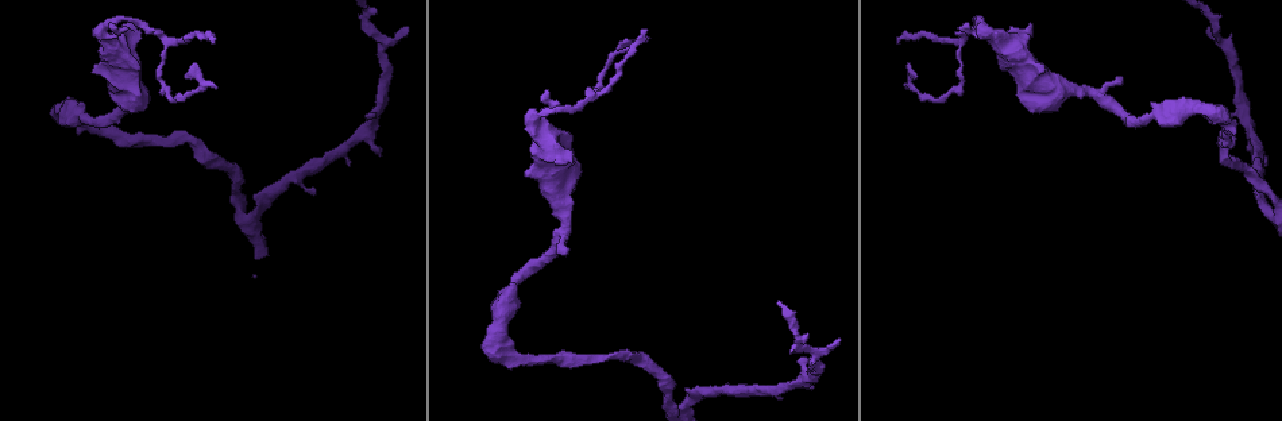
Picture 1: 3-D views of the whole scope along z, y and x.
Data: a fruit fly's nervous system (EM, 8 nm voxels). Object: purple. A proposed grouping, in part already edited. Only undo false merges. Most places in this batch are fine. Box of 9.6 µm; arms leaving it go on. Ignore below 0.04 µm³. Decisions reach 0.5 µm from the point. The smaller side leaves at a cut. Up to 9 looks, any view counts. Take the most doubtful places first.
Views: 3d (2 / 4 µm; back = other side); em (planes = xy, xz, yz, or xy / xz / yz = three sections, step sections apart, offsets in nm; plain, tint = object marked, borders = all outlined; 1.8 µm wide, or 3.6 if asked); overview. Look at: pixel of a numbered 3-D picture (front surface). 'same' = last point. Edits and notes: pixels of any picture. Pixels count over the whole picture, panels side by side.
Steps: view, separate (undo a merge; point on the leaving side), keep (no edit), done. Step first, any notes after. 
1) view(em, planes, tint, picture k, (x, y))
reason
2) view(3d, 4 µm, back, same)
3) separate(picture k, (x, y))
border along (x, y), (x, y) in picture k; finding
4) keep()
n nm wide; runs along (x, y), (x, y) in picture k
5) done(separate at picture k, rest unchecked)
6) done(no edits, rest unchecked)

view(3d, 4 µm, back, picture 1, (109, 43))
branch point

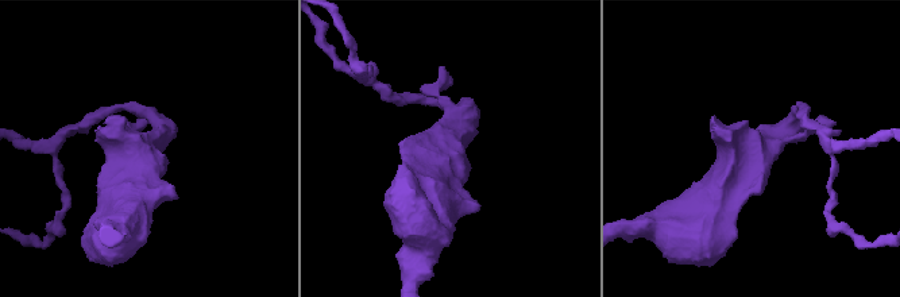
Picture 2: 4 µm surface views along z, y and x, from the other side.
view(em, 3.6 µm, planes, plain, picture 2, (148, 147))

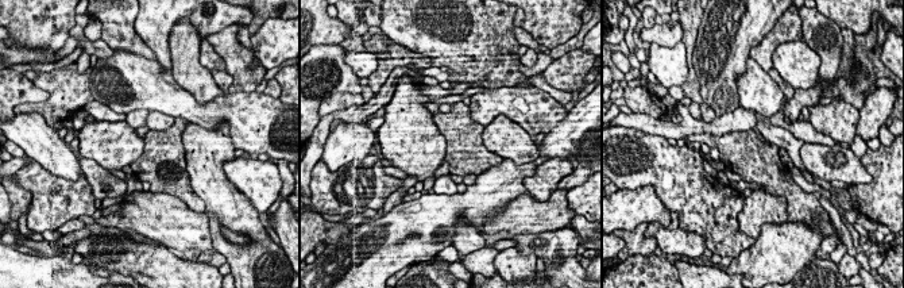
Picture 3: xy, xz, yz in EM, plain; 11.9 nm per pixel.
view(em, 3.6 µm, planes, tint, same)

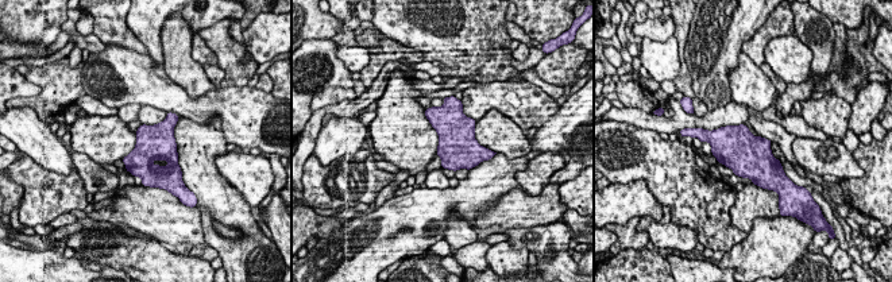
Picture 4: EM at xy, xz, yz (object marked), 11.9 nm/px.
keep()
one cell here

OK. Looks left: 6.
view(em, 3.6 µm, planes, tint, picture 1, (623, 351))
abrupt turn

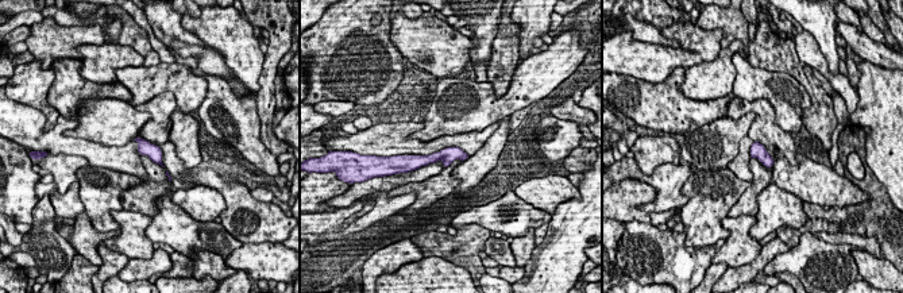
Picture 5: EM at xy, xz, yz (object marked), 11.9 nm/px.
keep()
runs along (463, 155), (413, 158) in picture 5; one cell here

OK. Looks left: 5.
view(em, 3.6 µm, yz, step 8, tint, picture 1, (1204, 109))

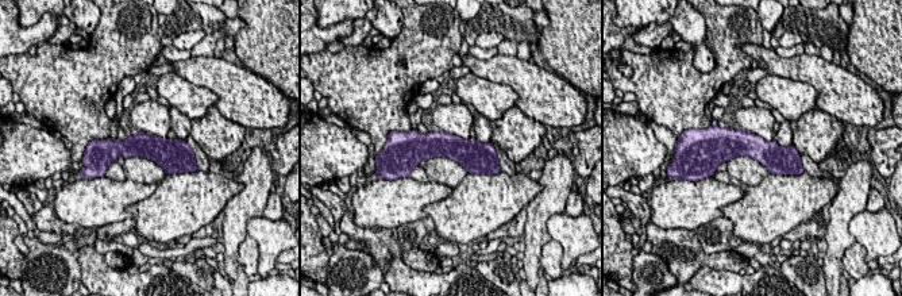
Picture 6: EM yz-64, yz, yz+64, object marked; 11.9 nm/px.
keep()
one cell here

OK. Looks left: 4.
done(no edits, rest unchecked)

